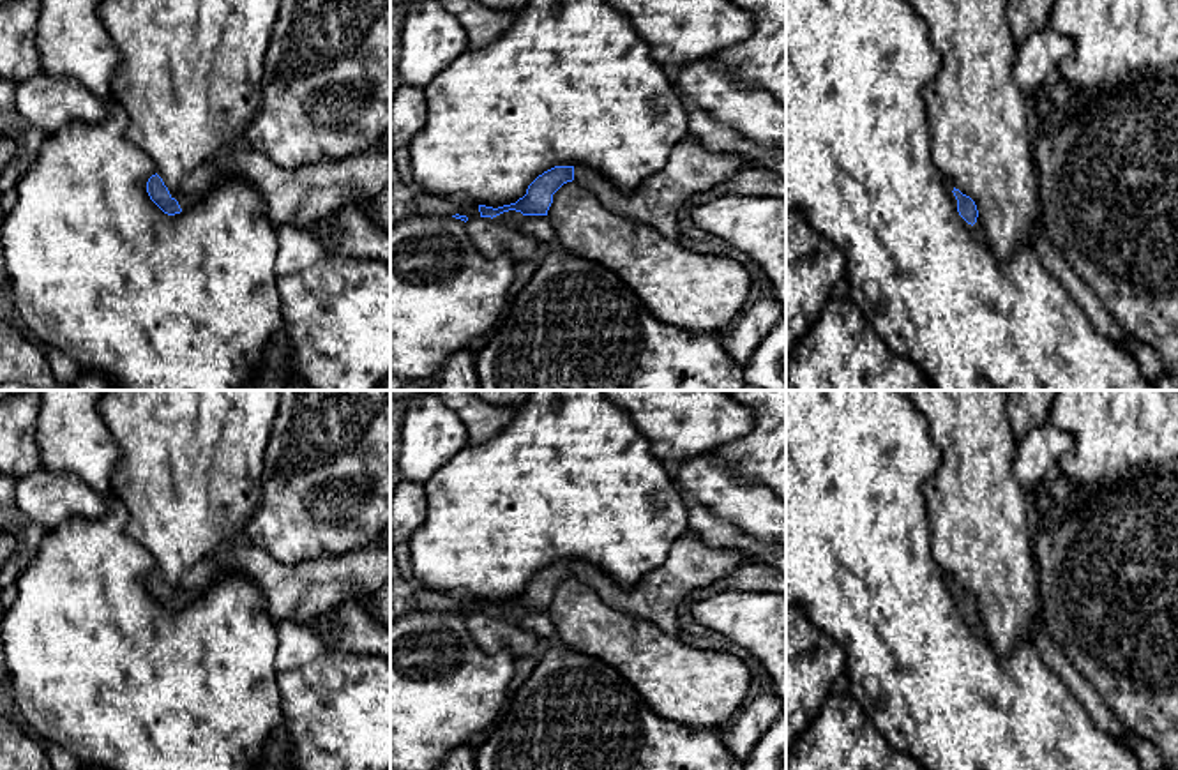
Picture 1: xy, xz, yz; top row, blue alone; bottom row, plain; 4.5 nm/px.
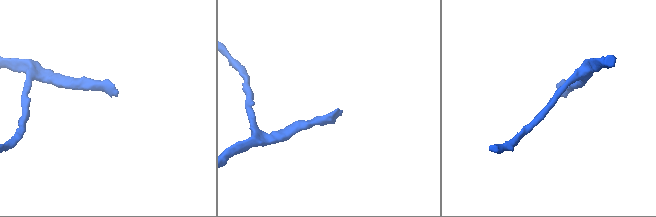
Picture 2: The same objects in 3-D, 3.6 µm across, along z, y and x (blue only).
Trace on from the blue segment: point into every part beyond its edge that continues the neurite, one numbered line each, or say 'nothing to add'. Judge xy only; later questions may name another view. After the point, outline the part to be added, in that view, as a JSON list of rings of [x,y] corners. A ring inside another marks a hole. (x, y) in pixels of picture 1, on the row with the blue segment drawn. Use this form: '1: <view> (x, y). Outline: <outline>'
1: xy (304, 195). Outline: [[[245,140],[185,173],[175,200],[187,212],[219,180],[233,177],[254,187],[274,228],[297,224],[314,231],[318,221],[350,198],[374,198],[390,184],[390,145],[374,145],[343,159],[284,168]]]

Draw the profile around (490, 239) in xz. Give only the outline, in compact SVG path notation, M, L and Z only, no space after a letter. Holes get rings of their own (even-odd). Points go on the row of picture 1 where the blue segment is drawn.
M472 217L466 221L466 233L475 249L486 258L500 254L514 263L528 260L539 247L533 237L495 223L491 217Z

